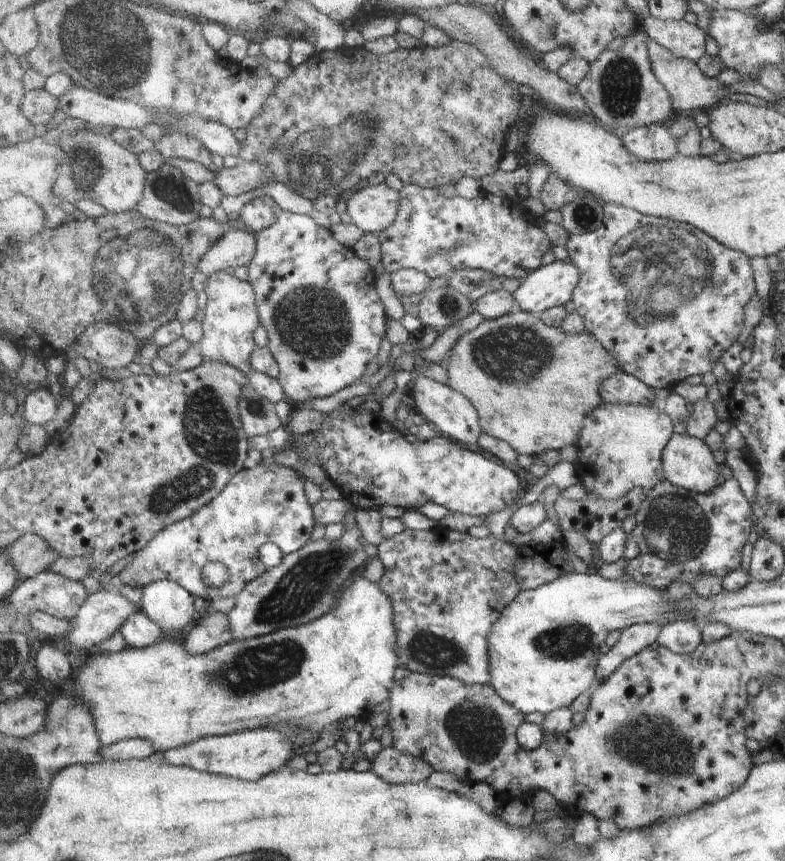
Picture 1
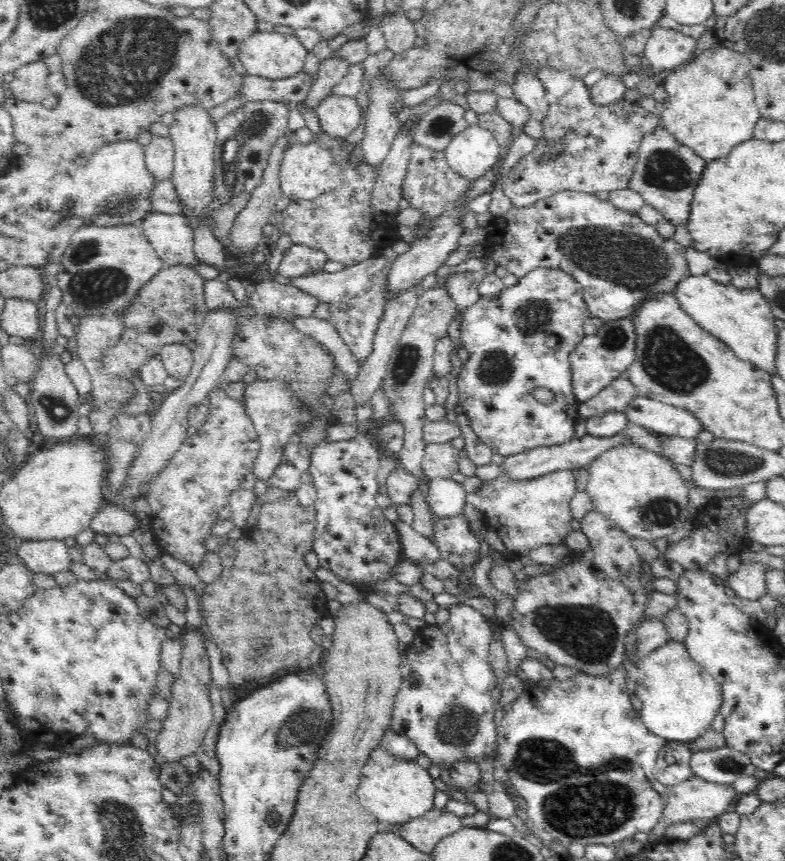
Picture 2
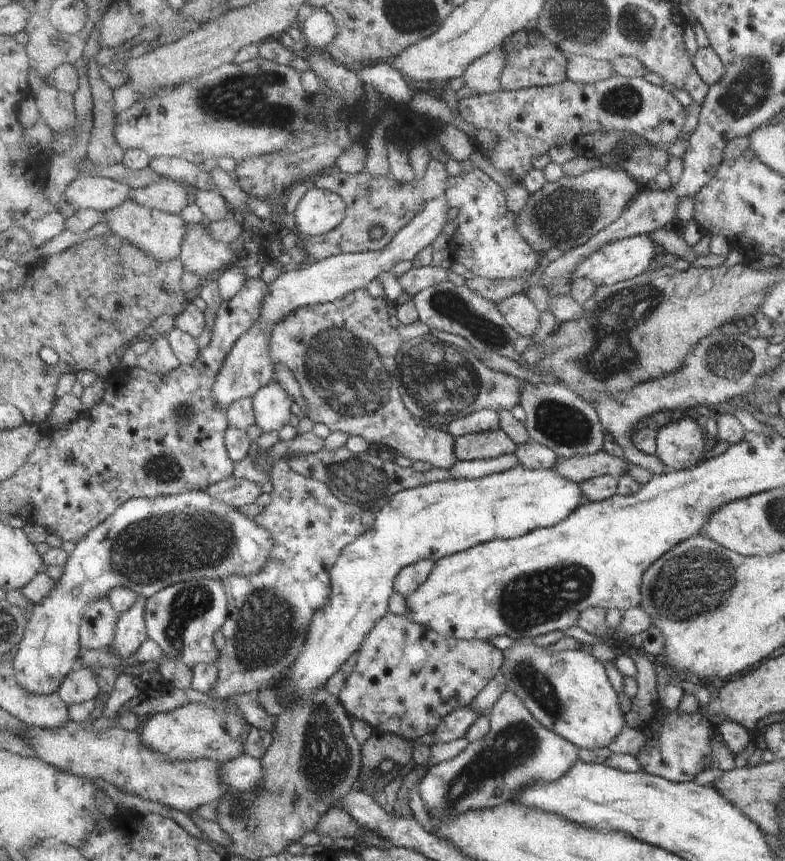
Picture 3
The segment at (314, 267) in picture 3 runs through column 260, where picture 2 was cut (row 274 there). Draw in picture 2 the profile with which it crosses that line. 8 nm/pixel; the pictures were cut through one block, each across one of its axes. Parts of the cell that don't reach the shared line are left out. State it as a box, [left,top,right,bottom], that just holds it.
[289,254,394,363]

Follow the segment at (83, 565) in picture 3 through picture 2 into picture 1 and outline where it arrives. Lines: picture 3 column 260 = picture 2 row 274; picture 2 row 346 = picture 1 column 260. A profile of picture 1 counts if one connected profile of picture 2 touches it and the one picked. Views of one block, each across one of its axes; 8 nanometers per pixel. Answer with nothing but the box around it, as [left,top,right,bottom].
[120,459,316,601]

